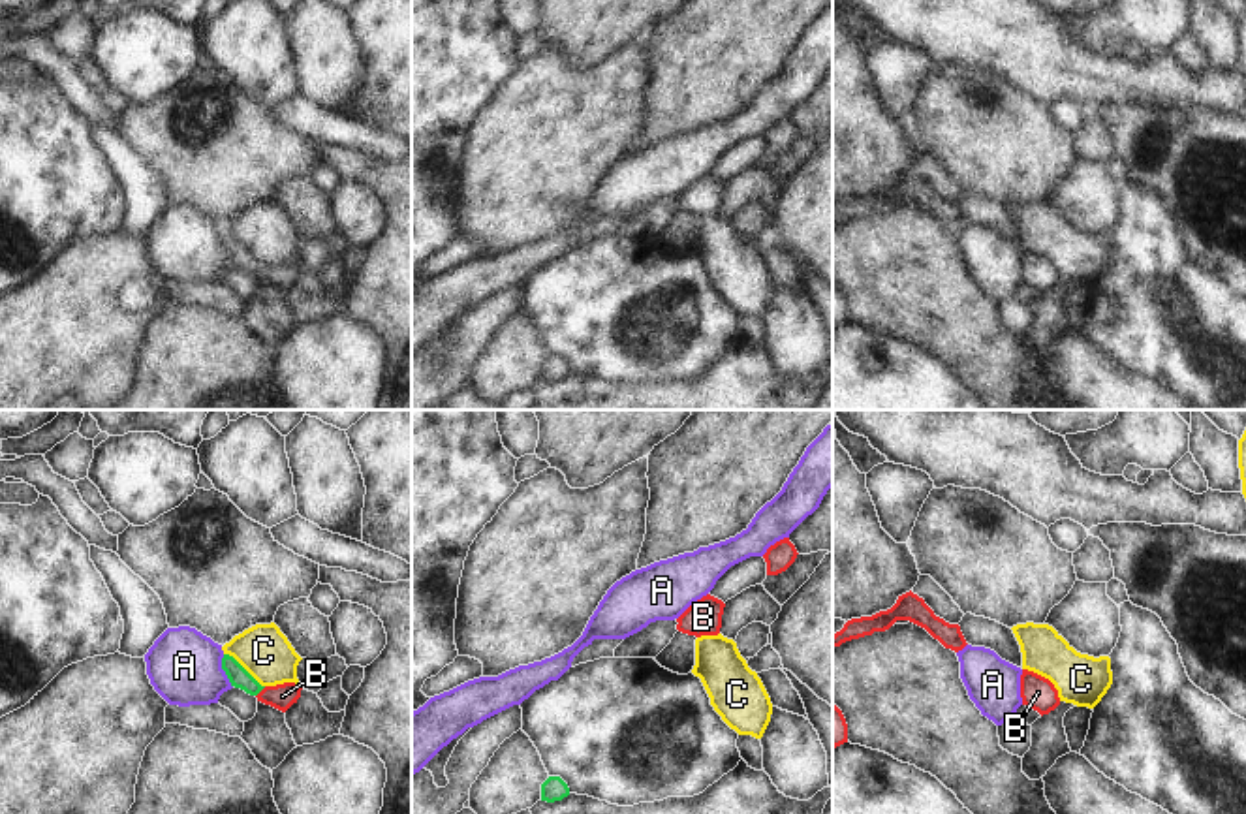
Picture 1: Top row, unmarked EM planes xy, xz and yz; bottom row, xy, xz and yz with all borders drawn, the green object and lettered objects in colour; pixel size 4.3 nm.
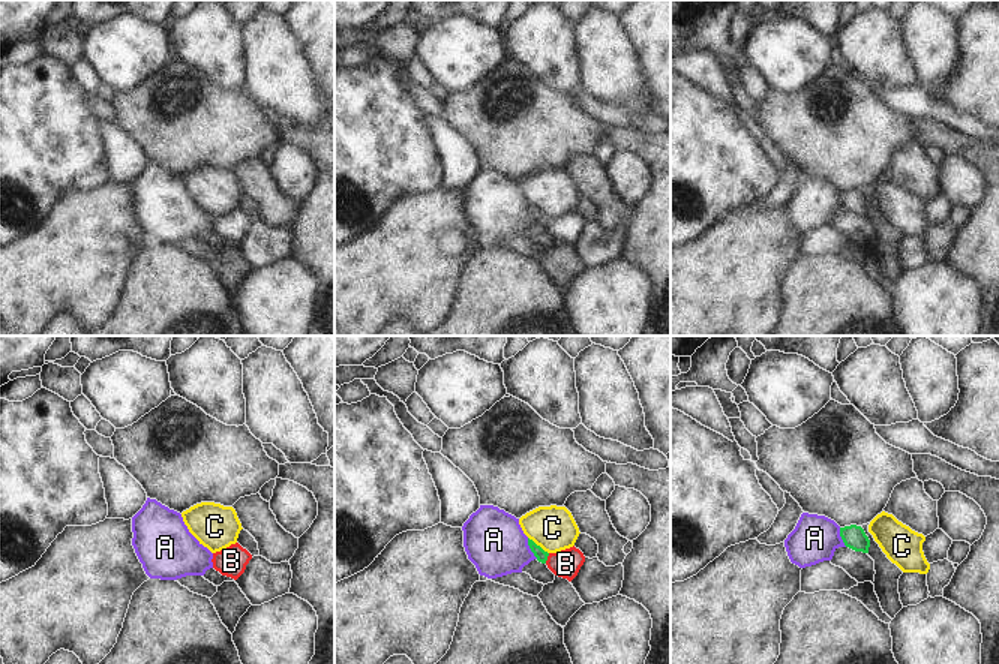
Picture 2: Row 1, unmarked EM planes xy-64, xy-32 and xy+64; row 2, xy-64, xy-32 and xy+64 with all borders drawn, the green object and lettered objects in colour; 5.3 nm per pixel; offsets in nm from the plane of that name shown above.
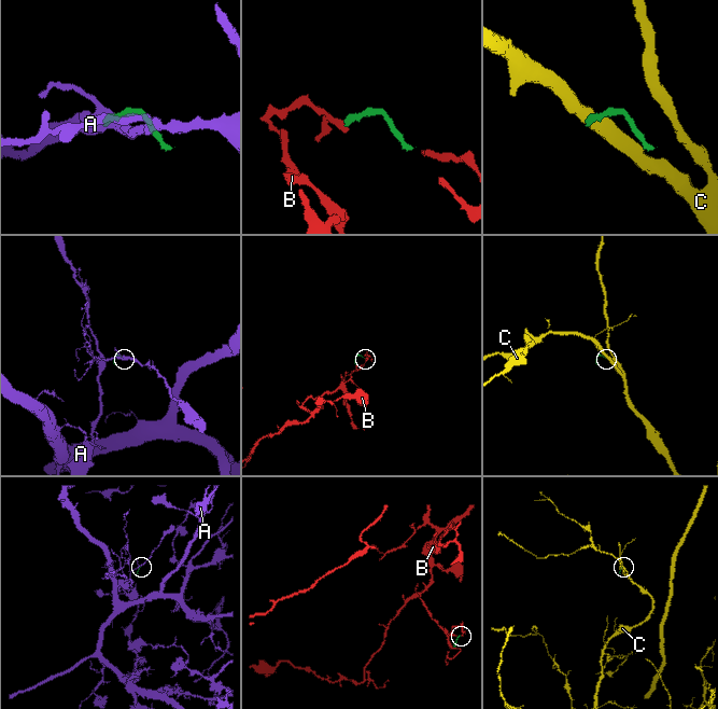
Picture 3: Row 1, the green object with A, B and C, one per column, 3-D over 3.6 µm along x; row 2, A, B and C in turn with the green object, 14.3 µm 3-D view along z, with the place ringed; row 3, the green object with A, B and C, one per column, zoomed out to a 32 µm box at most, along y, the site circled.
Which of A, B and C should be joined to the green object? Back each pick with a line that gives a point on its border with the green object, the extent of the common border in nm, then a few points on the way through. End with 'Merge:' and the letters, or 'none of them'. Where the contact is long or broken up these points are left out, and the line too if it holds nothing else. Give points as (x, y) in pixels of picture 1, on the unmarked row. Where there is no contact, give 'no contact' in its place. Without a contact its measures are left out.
B: contact xy (260, 269); length 60 nm; way xy (239, 256), (260, 269), (282, 275)
Merge: B

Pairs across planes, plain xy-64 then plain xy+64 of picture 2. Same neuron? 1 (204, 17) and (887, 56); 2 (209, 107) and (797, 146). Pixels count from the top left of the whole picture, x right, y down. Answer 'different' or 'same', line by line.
1: same
2: same

